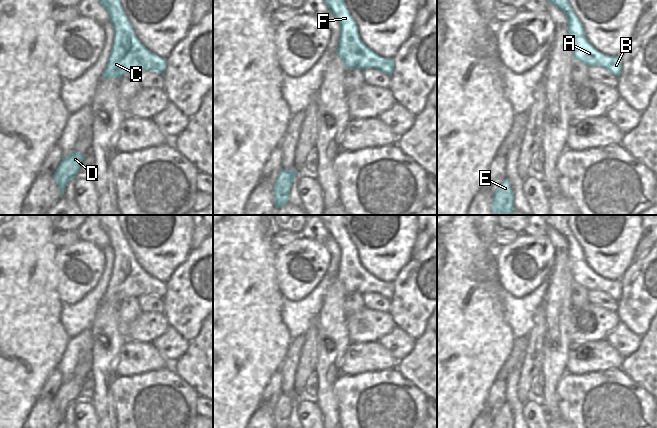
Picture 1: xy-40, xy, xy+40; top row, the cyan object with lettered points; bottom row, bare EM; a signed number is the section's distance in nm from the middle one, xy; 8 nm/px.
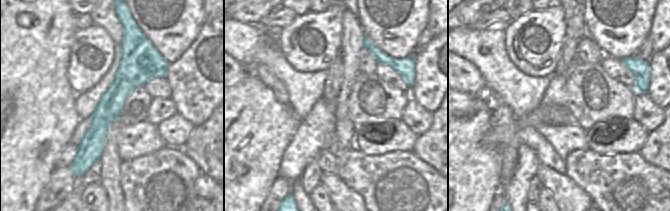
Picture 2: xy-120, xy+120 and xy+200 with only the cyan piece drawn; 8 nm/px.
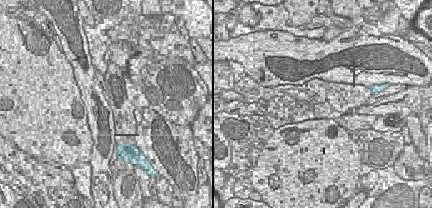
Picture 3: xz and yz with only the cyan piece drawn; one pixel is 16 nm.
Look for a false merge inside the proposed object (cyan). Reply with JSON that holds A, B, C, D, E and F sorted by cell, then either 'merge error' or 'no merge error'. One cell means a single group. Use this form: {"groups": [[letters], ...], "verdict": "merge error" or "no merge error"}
{"groups": [["A", "B", "C", "D", "E", "F"]], "verdict": "no merge error"}

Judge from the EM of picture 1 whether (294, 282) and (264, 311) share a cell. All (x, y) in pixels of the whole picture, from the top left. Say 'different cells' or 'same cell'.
different cells

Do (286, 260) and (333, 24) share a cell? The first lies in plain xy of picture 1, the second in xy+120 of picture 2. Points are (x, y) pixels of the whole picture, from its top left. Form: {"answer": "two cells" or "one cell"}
{"answer": "one cell"}

